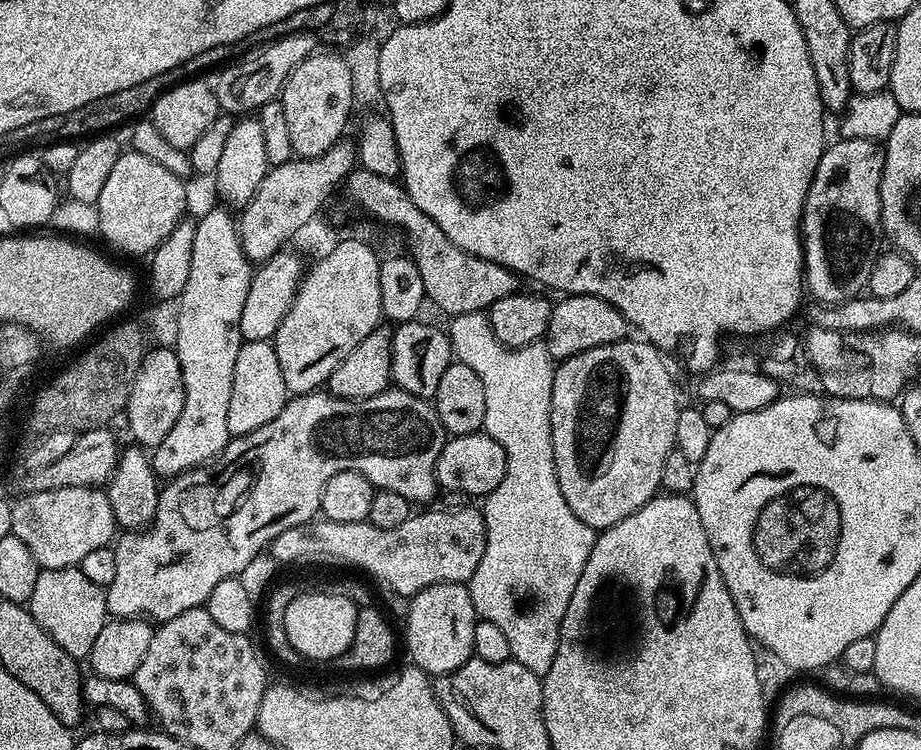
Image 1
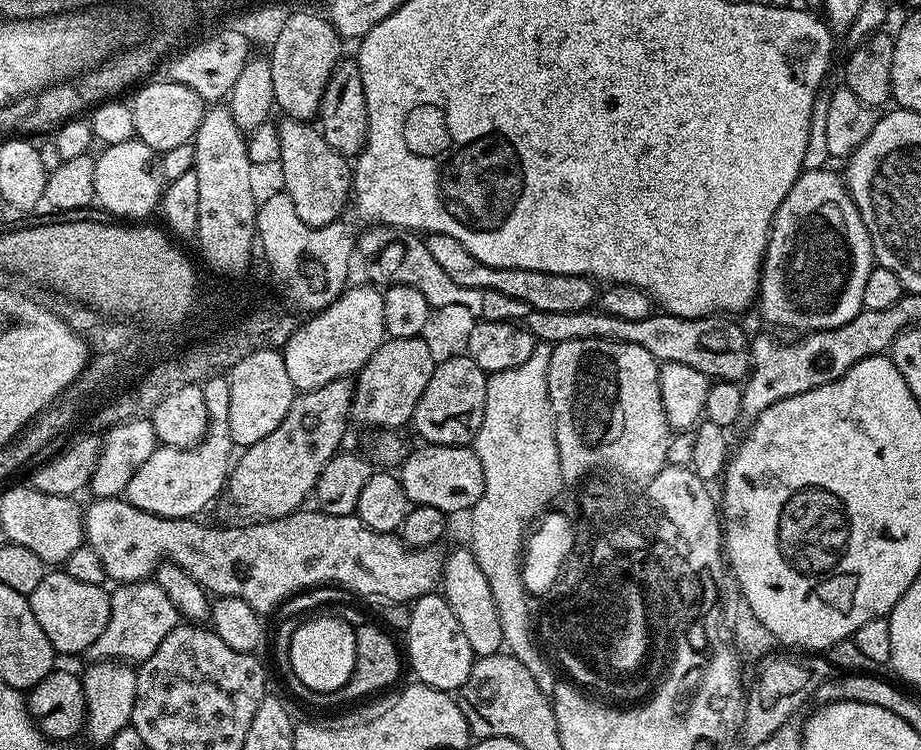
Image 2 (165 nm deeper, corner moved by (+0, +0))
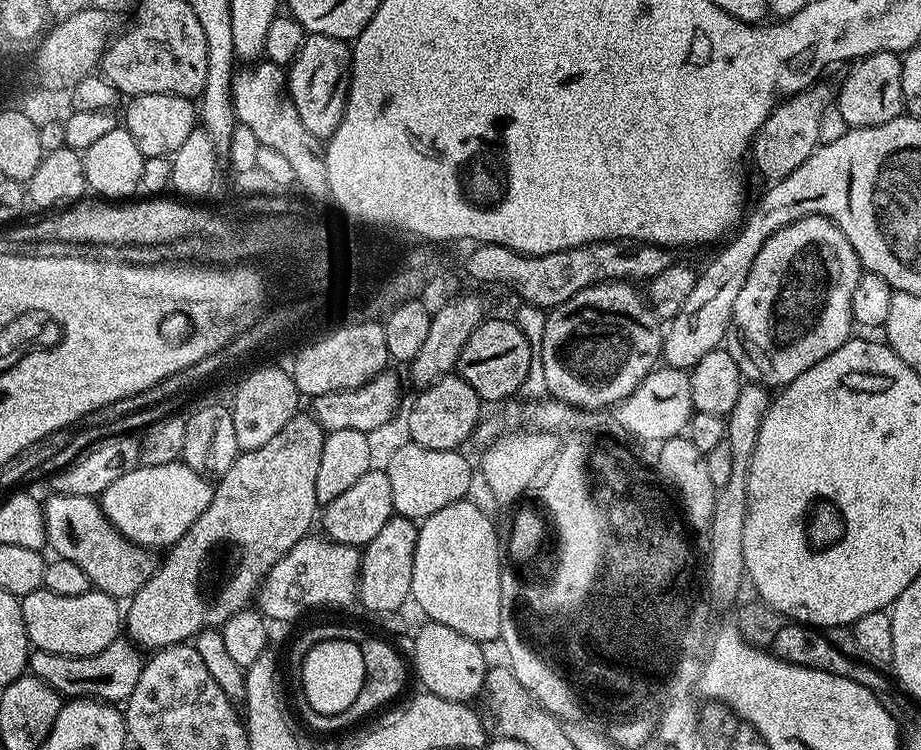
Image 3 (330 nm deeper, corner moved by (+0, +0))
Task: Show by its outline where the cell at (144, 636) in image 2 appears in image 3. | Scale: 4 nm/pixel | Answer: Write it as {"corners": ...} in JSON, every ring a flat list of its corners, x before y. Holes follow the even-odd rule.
{"corners":[[117,638,113,644,106,646,96,656,55,656,46,650,32,650,28,654,28,672,44,680,54,691,64,698,91,698,109,702,124,702,130,694,134,694,134,685,138,683,138,674,142,674,145,657,141,649,133,645,127,638]]}

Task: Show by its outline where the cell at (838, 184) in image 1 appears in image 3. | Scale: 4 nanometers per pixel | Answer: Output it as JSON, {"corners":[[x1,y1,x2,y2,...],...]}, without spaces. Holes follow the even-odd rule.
{"corners":[[807,216,779,228,765,242,762,250,758,250,758,258,754,258,754,266,750,266,746,286,742,286,738,302,734,302,732,322,735,331,740,331,741,338,752,347,748,356,739,357,743,375,749,381,776,390,794,382,798,374,810,370,810,366,822,362,822,358,834,354,834,350,853,335,850,300,854,298,854,286,858,286,861,271,862,265,854,246,850,246,846,234,842,234,842,230,838,230,838,226,825,216]]}

